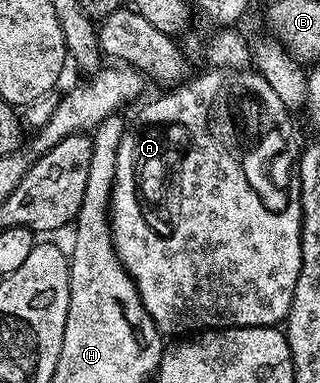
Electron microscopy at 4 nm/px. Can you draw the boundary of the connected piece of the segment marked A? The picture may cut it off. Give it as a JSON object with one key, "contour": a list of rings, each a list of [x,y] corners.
{"contour":[[[210,68],[210,69],[207,69],[207,71],[208,71],[208,72],[207,72],[207,74],[202,74],[202,75],[200,75],[200,76],[199,76],[199,78],[195,78],[195,76],[194,76],[194,77],[191,77],[191,78],[190,78],[190,79],[189,79],[189,80],[186,80],[186,81],[184,81],[184,82],[182,82],[182,83],[181,83],[181,84],[178,84],[178,85],[175,85],[175,86],[174,86],[174,87],[173,87],[173,88],[170,88],[170,89],[167,89],[167,90],[166,90],[166,91],[165,91],[165,92],[162,92],[162,93],[164,93],[164,94],[162,94],[162,95],[160,95],[160,96],[159,96],[159,98],[154,98],[154,99],[152,99],[152,100],[151,100],[151,102],[150,102],[150,103],[148,103],[148,104],[147,104],[147,106],[146,106],[146,107],[144,107],[144,108],[143,108],[143,110],[142,110],[142,111],[140,111],[140,112],[139,112],[139,114],[138,114],[138,115],[136,115],[136,116],[135,116],[135,118],[134,118],[134,123],[133,123],[133,122],[132,122],[132,121],[131,121],[131,122],[130,122],[130,123],[129,123],[129,125],[127,125],[127,128],[126,128],[126,135],[124,135],[124,136],[123,136],[123,137],[122,137],[122,140],[121,140],[121,142],[120,142],[120,148],[119,148],[119,149],[118,149],[118,155],[117,155],[117,156],[116,156],[116,176],[115,176],[115,177],[114,177],[114,187],[113,187],[113,188],[112,188],[112,192],[111,192],[111,193],[110,193],[110,231],[112,231],[112,232],[113,232],[113,234],[114,234],[114,247],[115,247],[115,248],[116,248],[116,252],[117,252],[117,253],[118,253],[118,259],[119,259],[119,260],[120,260],[120,261],[121,261],[121,262],[122,262],[122,266],[123,266],[123,268],[124,268],[124,269],[125,269],[125,270],[126,270],[126,271],[128,271],[128,273],[130,273],[130,279],[131,279],[131,280],[132,280],[132,281],[133,281],[133,282],[134,282],[134,283],[135,283],[135,284],[136,284],[136,288],[137,288],[137,289],[138,289],[138,295],[139,295],[139,296],[140,296],[140,300],[141,300],[141,301],[142,301],[142,303],[143,303],[143,304],[144,304],[144,308],[145,308],[145,309],[146,309],[146,311],[147,311],[147,312],[149,312],[149,314],[150,314],[150,318],[151,318],[151,320],[153,320],[153,322],[154,322],[154,324],[155,324],[155,326],[157,326],[157,327],[158,327],[158,329],[159,329],[159,331],[161,331],[161,333],[162,333],[162,334],[163,334],[163,335],[166,335],[166,336],[169,336],[169,334],[178,334],[178,335],[174,335],[174,336],[182,336],[182,335],[185,335],[185,334],[186,334],[186,333],[187,333],[187,332],[201,332],[201,331],[203,331],[203,330],[205,330],[205,329],[207,329],[207,328],[225,328],[225,327],[228,327],[228,326],[278,326],[278,325],[279,325],[279,324],[282,324],[282,323],[285,323],[285,321],[286,321],[286,318],[287,318],[287,317],[288,317],[288,316],[289,316],[289,314],[290,314],[290,309],[291,309],[291,308],[292,308],[292,300],[293,300],[293,299],[294,299],[294,293],[295,293],[295,292],[296,292],[296,280],[297,280],[297,279],[298,279],[298,277],[299,277],[299,276],[300,276],[300,264],[301,264],[301,263],[302,263],[302,189],[301,189],[301,188],[300,188],[300,176],[299,176],[299,175],[298,175],[298,160],[299,160],[299,157],[300,157],[300,142],[299,142],[299,146],[298,146],[298,138],[297,138],[297,136],[296,136],[296,135],[294,135],[294,122],[293,122],[293,120],[292,120],[292,119],[290,119],[290,114],[291,114],[291,111],[290,111],[290,110],[289,110],[289,109],[288,109],[288,107],[286,107],[286,105],[285,105],[285,104],[284,104],[284,100],[280,100],[280,96],[276,96],[276,92],[272,92],[272,84],[268,84],[268,80],[264,80],[264,76],[263,76],[263,75],[262,75],[262,74],[260,74],[260,73],[257,73],[257,72],[255,72],[255,71],[254,71],[254,70],[253,70],[253,69],[250,69],[250,68],[247,68],[247,69],[245,69],[245,70],[219,70],[219,69],[217,69],[217,68]]]}

